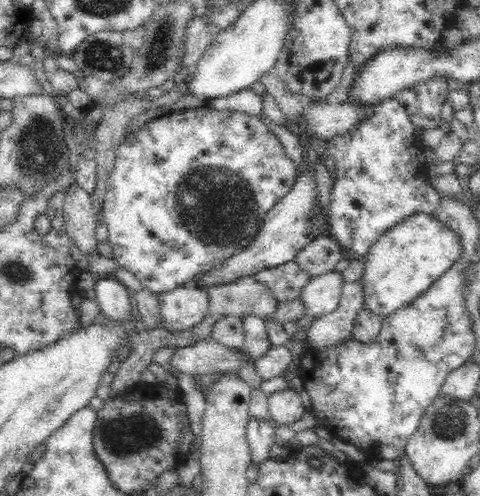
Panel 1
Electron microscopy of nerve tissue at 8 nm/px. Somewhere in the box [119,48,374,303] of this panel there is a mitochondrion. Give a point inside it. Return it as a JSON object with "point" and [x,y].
{"point":[212,204]}

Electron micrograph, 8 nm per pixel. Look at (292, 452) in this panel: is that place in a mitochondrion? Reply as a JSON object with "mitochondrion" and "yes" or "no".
{"mitochondrion":"no"}

